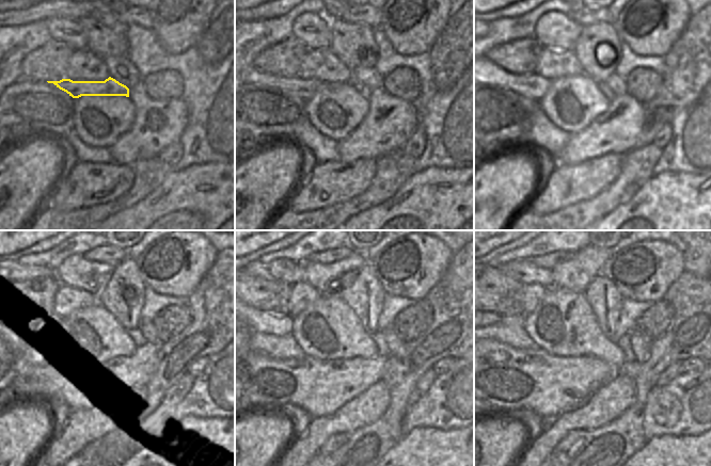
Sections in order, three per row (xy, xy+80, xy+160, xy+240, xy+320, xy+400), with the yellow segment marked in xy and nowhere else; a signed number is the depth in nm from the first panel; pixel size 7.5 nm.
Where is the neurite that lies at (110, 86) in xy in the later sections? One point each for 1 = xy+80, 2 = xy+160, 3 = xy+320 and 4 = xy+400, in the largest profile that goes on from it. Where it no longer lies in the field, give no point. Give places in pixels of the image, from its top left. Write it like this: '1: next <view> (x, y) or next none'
1: next xy+80 (305, 89)
2: next xy+160 (533, 86)
3: next xy+320 (256, 321)
4: next xy+400 (505, 320)

